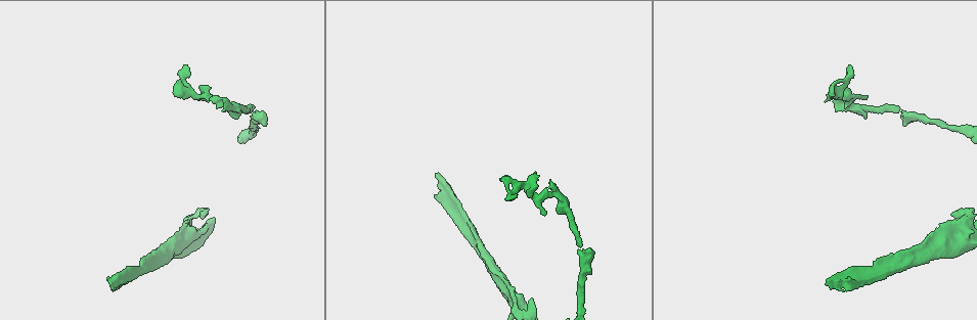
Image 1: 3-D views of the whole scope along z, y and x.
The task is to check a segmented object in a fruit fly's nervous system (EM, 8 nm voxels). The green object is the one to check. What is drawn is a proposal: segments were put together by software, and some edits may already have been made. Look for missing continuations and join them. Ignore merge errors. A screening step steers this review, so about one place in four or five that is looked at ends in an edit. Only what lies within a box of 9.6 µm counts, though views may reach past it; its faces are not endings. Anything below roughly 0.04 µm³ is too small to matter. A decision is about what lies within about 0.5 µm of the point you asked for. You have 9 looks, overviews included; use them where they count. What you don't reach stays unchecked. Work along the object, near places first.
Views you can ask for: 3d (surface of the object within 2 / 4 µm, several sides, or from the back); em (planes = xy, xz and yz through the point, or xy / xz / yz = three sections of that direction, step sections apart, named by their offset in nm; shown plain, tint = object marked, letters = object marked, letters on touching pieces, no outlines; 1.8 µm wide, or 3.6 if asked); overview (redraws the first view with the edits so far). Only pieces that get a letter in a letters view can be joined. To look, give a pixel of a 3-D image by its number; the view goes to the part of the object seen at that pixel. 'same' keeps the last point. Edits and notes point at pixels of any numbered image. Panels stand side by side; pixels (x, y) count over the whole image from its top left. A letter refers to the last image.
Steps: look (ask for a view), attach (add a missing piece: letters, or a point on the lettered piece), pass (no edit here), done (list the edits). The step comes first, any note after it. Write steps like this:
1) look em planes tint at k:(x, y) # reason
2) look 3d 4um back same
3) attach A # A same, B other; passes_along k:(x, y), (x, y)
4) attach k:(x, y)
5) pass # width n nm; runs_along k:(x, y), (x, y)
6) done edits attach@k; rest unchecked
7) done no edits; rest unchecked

look em yz step 16 tint at 1:(898, 112) # an open end

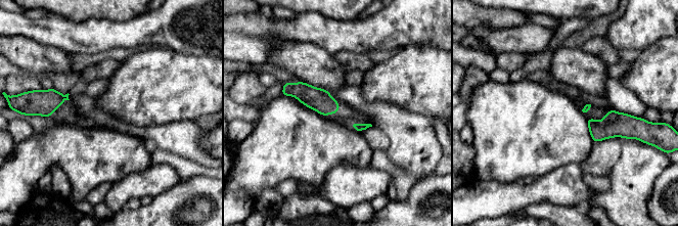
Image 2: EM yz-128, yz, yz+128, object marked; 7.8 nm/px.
look em planes letters same # cut it another way

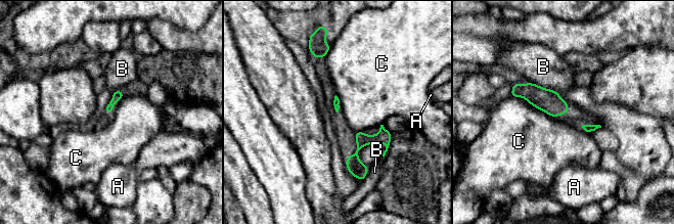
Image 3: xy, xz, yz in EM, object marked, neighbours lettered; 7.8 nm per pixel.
pass # longest_contact C 400 nm; A other, B other, C other; border 3:(509, 96), (522, 96), (554, 118); no lettered piece goes on from it

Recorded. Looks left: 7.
look 3d 2um at 1:(186, 224) # branch stops here

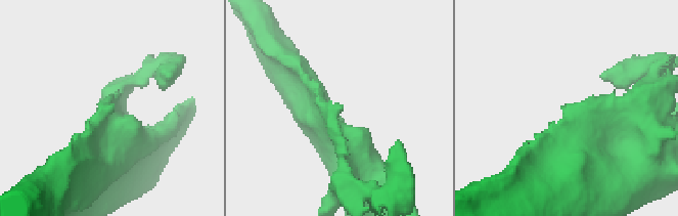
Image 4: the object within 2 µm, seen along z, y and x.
look em 3.6um xy step 16 letters at 4:(113, 106) # shape alone is not enough

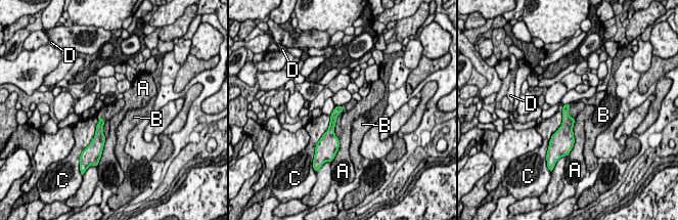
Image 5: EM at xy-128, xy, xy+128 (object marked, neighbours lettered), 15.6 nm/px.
pass # A other, B other, C other, D other; runs_along 5:(341, 108), (333, 116), (332, 135); none of them fits

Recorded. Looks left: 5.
look 3d 4um at 1:(209, 100) # thin end

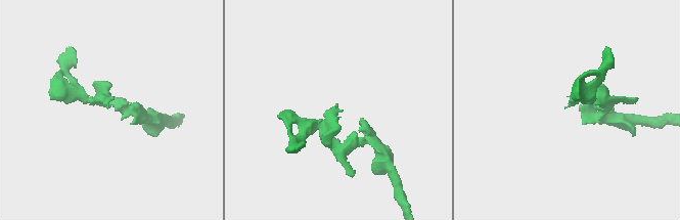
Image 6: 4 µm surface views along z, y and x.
look em planes letters at 6:(569, 106) # arm_widths 180, 220 nm; now the EM

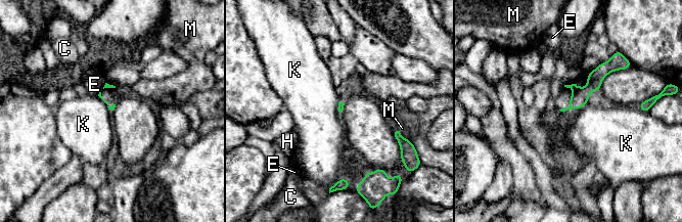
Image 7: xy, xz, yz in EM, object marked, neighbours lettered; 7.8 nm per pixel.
pass # C other, E other, H other, K other, M other; border 7:(586, 103), (578, 109); no lettered piece goes on from it

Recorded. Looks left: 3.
look 3d 2um at 1:(826, 282) # end of a long branch

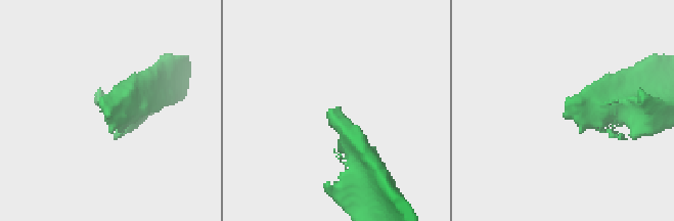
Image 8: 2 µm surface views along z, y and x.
look em yz step 4 letters at 8:(338, 108) # need the tissue

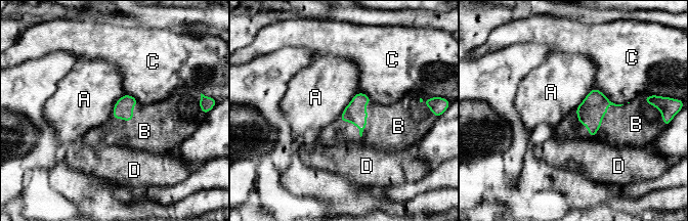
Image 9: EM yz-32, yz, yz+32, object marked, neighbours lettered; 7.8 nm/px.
attach B # A other, B same, C other, D other; passes_along 9:(591, 112), (606, 113), (636, 124); it goes on there

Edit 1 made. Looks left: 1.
done edits attach@9; rest unchecked

